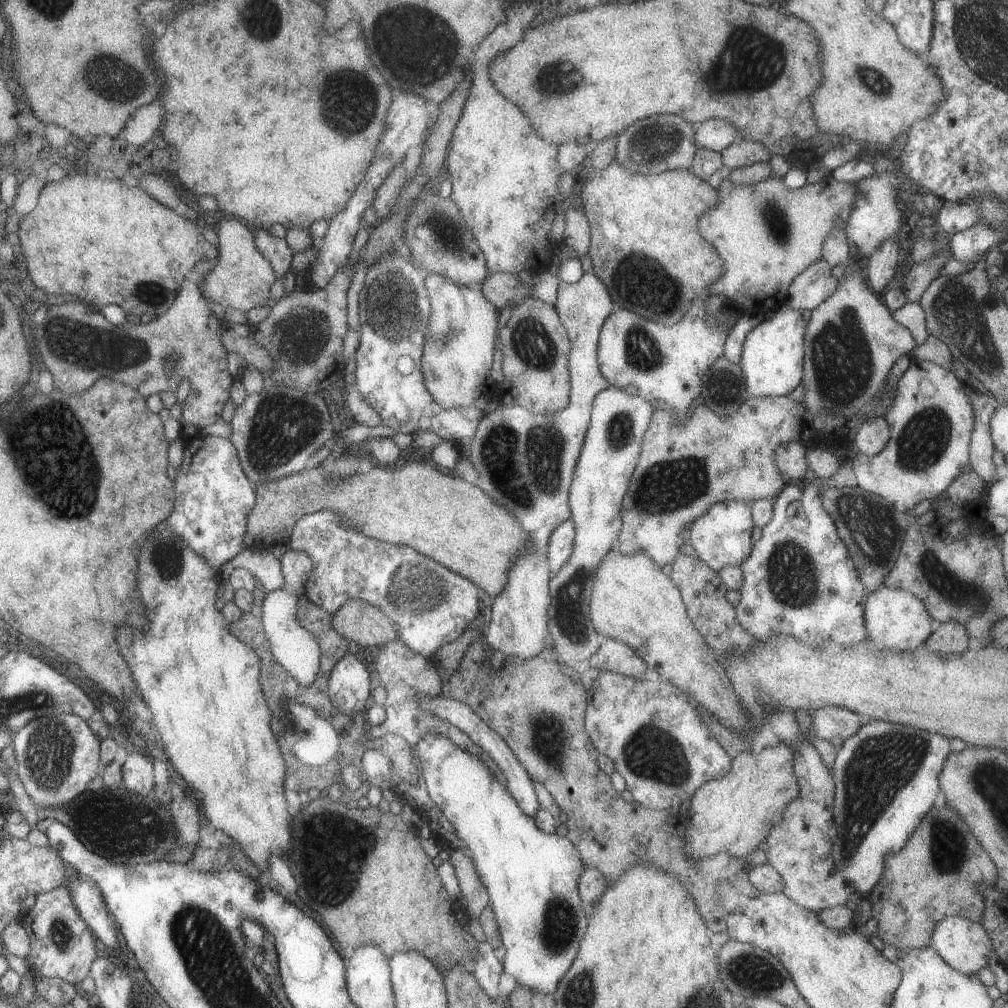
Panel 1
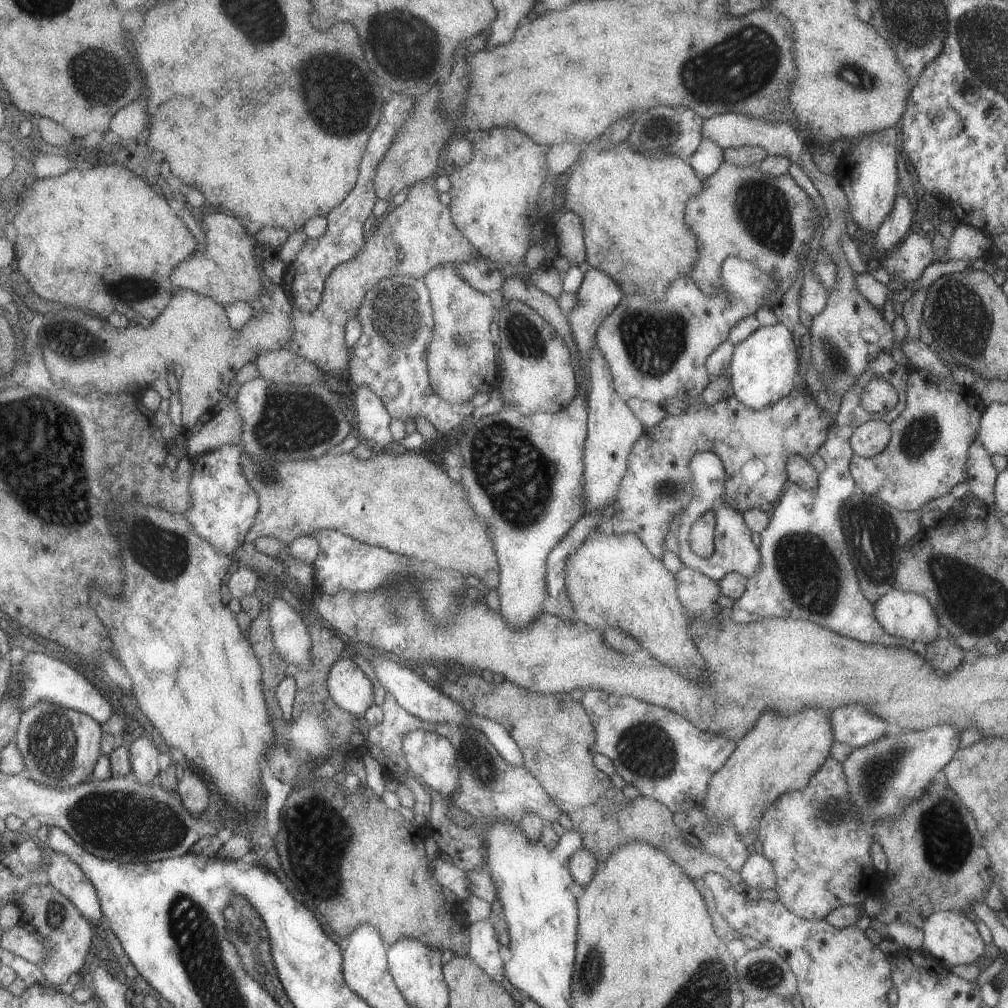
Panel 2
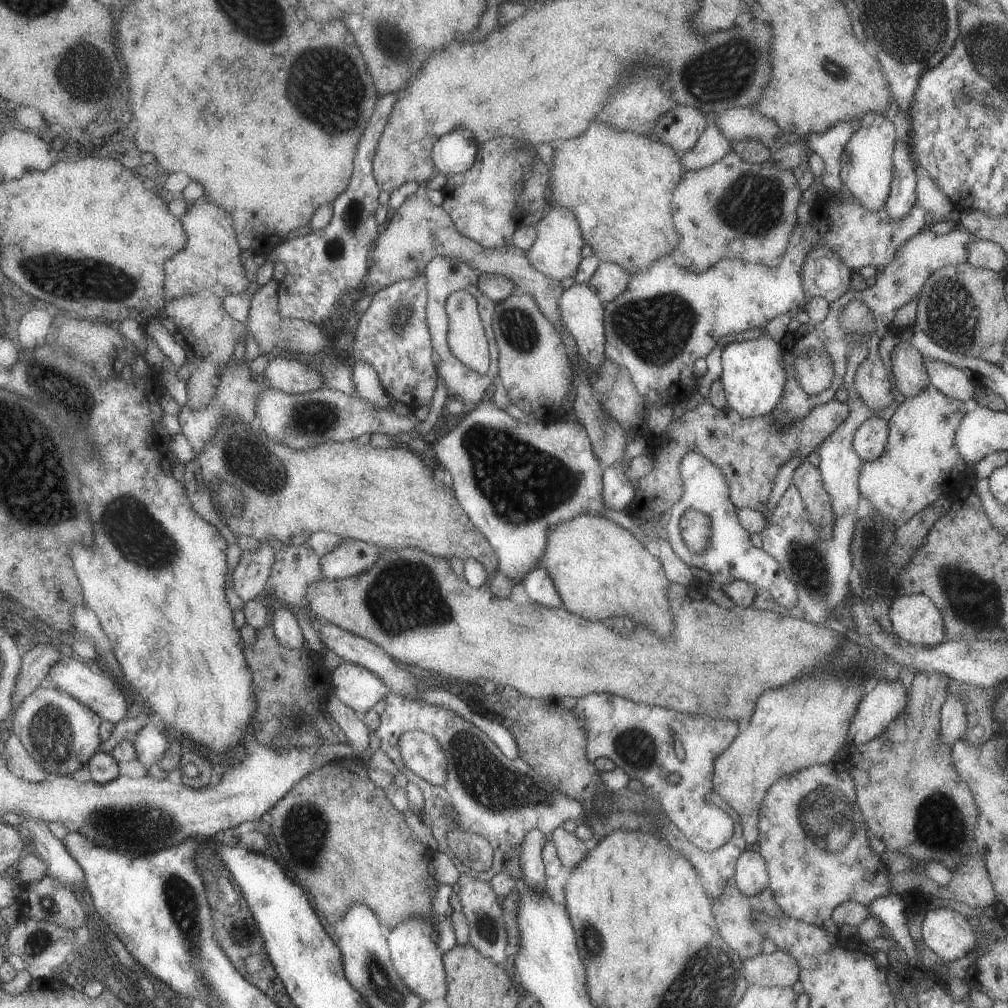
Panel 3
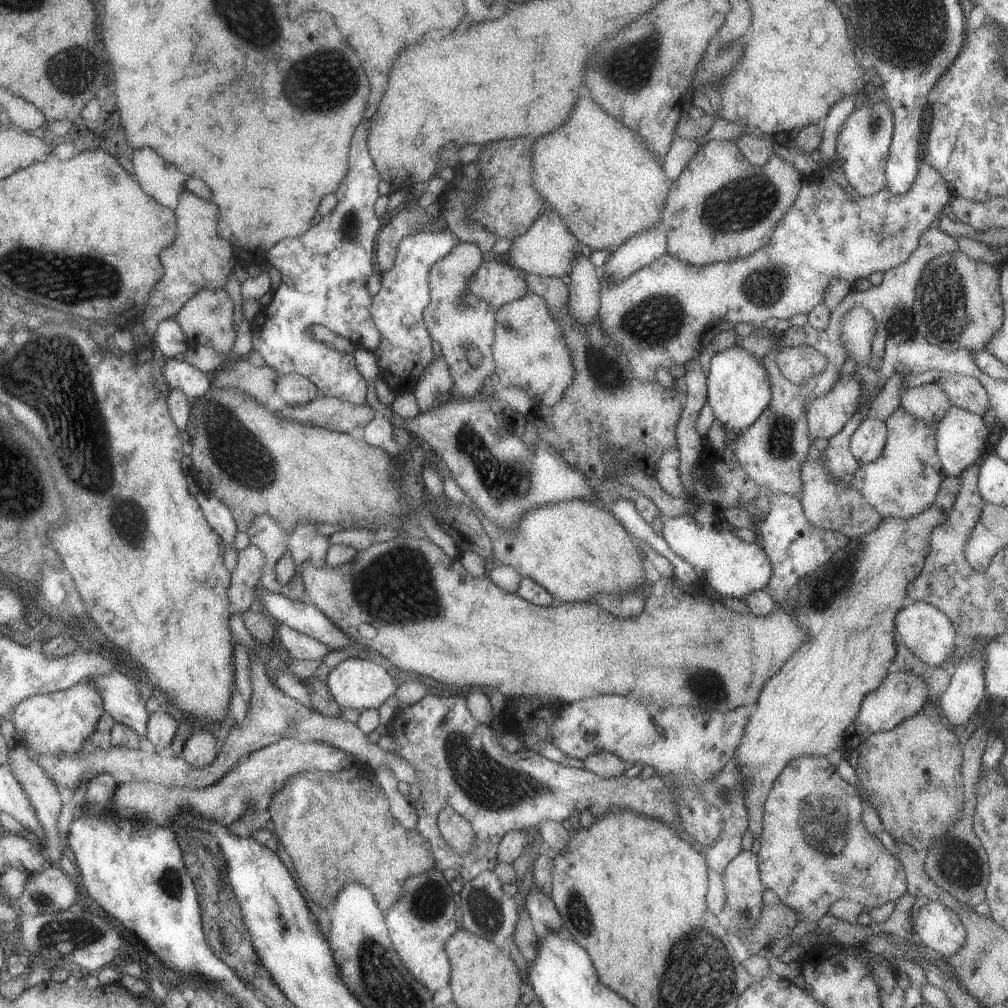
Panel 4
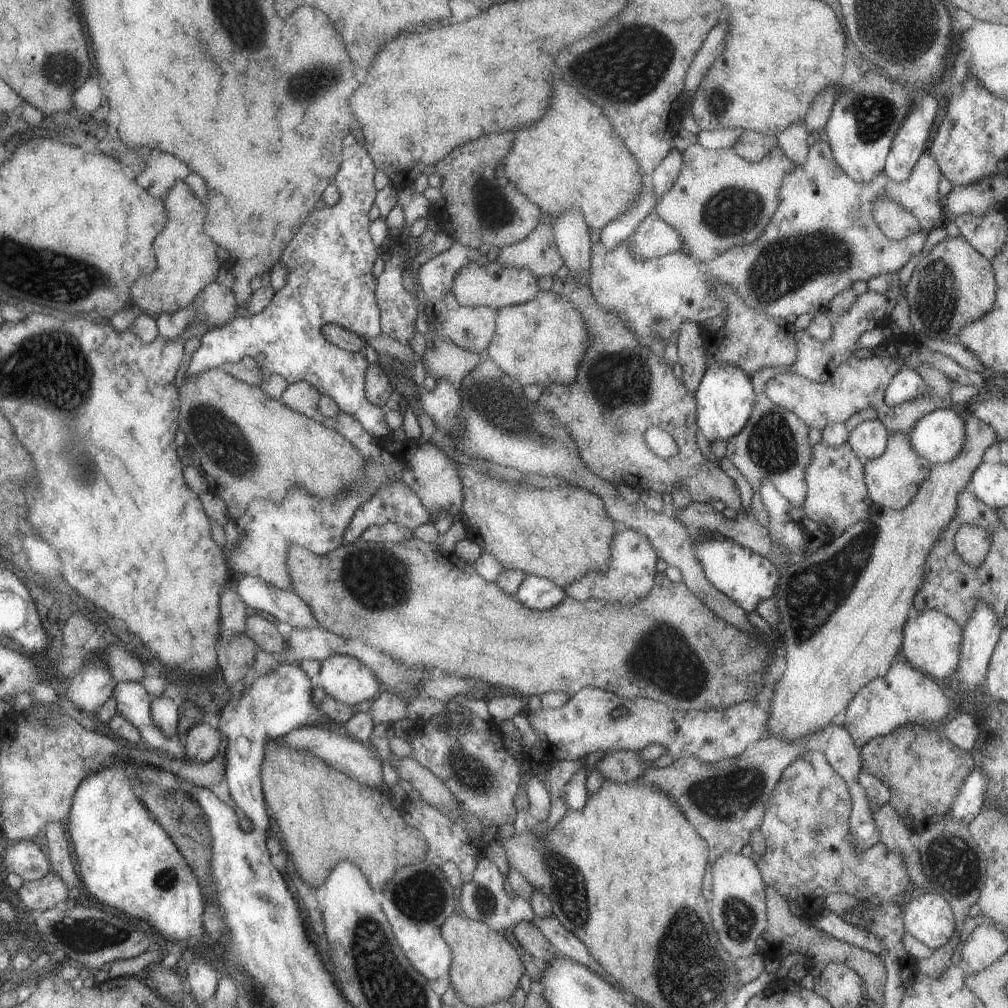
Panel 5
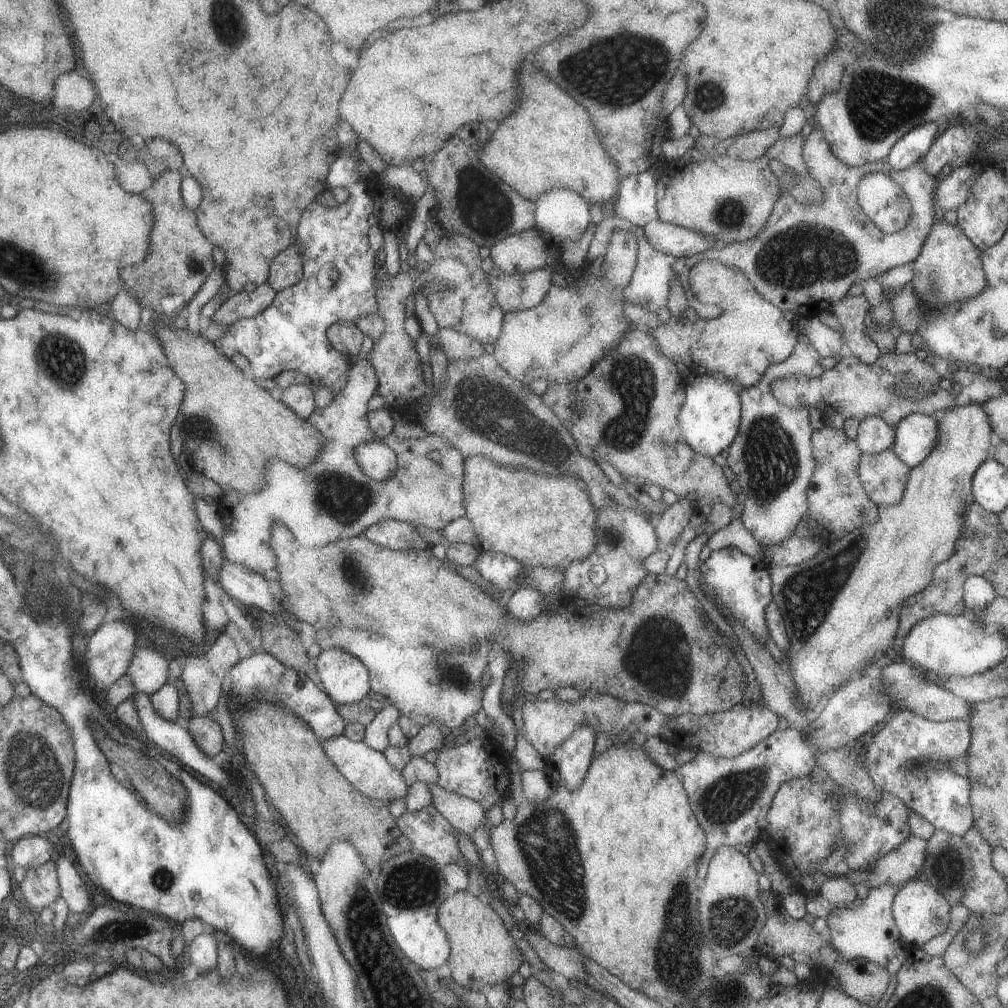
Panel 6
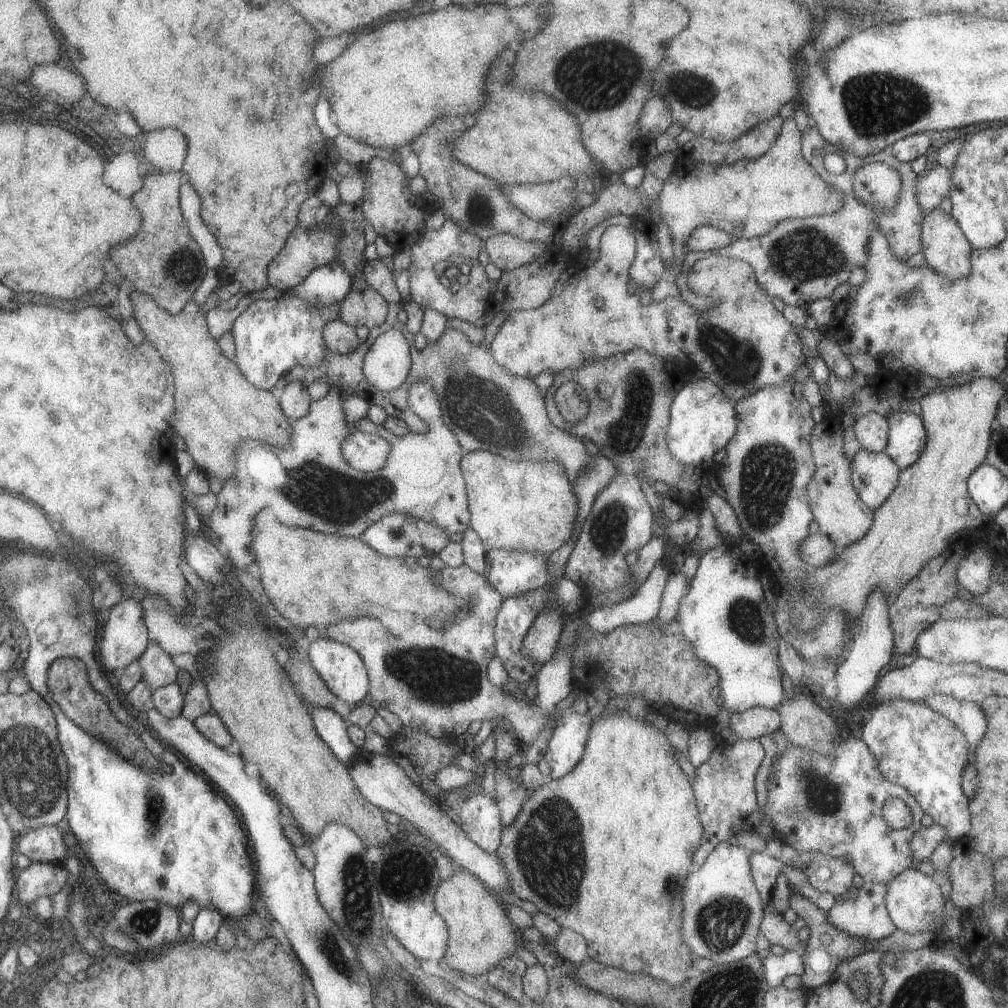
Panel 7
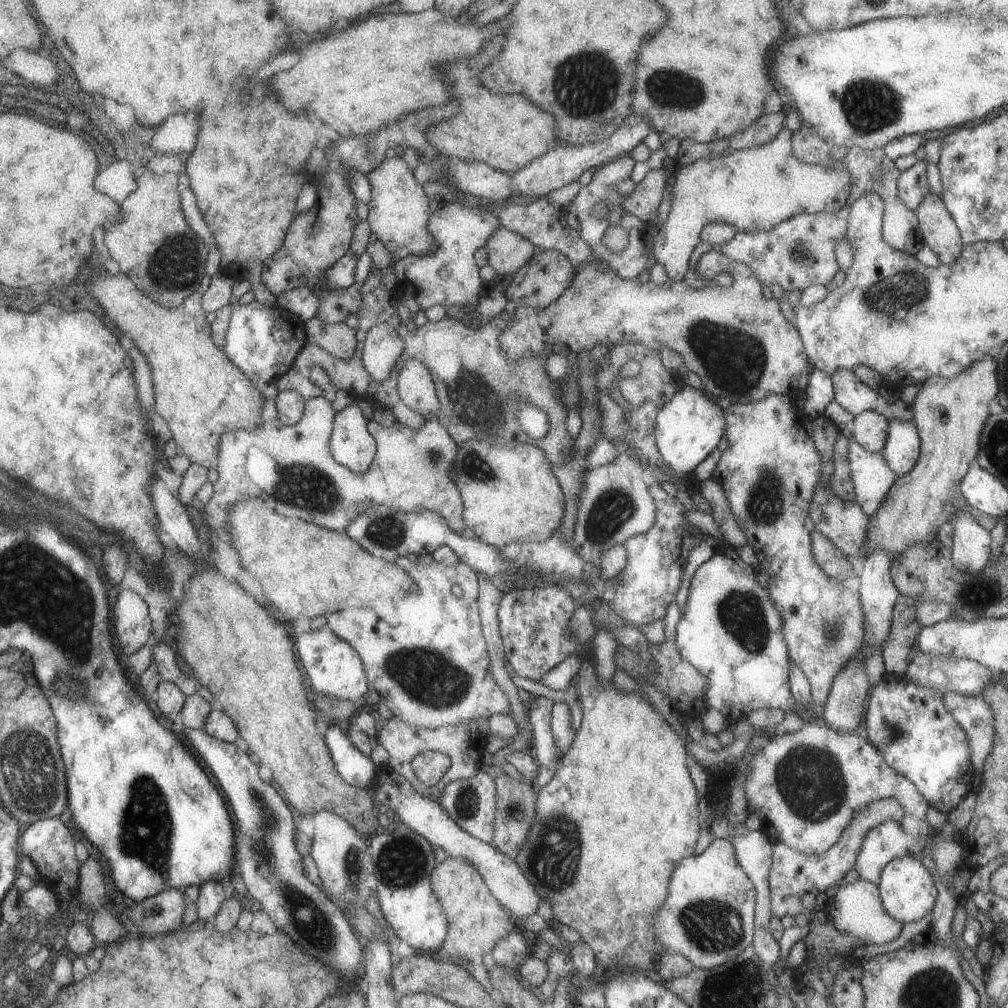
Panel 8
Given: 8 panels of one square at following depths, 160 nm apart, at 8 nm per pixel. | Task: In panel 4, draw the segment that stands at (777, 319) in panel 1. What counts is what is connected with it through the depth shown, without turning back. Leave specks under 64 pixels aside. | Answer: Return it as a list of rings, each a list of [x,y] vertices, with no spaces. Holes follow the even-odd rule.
[[[739,345],[727,347],[710,358],[706,376],[706,402],[713,411],[714,418],[721,422],[725,430],[741,433],[760,414],[770,401],[770,382],[764,364],[750,355]]]

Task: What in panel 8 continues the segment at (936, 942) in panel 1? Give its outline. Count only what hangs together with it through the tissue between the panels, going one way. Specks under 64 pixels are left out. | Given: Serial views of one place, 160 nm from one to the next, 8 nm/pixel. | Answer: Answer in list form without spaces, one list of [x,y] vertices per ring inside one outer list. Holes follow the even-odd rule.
[[[904,856],[890,860],[882,868],[877,886],[885,912],[903,924],[918,921],[929,915],[936,901],[934,879],[920,863],[920,857]]]

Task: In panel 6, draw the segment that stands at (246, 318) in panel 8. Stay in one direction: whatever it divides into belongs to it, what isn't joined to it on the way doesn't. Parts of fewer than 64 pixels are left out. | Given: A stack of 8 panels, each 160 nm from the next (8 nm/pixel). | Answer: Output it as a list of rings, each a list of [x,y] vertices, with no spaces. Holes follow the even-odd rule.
[[[341,148],[337,158],[330,164],[326,182],[330,187],[337,186],[345,188],[348,192],[348,199],[343,204],[335,207],[326,207],[317,204],[314,200],[304,208],[296,226],[295,244],[297,254],[301,263],[303,273],[299,281],[287,288],[275,293],[272,303],[259,314],[251,318],[240,318],[227,326],[227,330],[215,342],[215,346],[232,353],[239,353],[245,356],[248,366],[251,367],[255,381],[260,382],[265,378],[273,379],[283,371],[299,371],[305,375],[308,383],[314,388],[327,387],[333,395],[338,395],[345,386],[348,379],[348,372],[351,362],[343,353],[337,352],[326,337],[326,330],[335,321],[347,321],[354,323],[357,319],[368,314],[377,312],[376,304],[376,270],[378,278],[391,278],[400,272],[397,249],[399,242],[394,234],[385,230],[383,233],[384,258],[382,264],[377,266],[374,251],[369,247],[367,241],[367,217],[373,212],[373,200],[367,194],[367,188],[359,177],[359,161],[353,153]]]

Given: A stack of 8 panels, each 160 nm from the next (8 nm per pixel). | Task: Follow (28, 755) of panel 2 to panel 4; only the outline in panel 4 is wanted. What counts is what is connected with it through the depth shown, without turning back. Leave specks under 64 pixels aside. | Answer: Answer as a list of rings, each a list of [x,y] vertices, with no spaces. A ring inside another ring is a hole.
[[[79,681],[68,689],[49,694],[33,695],[20,700],[8,718],[27,749],[40,755],[71,754],[82,748],[82,744],[95,731],[101,713],[101,697],[85,681]]]

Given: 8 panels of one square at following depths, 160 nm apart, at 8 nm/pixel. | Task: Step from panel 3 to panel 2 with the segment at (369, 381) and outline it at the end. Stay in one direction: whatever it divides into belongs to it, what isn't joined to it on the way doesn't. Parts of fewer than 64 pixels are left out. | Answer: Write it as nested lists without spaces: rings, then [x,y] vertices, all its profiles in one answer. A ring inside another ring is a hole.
[[[359,386],[355,390],[354,406],[352,421],[357,436],[386,450],[394,439],[388,428],[391,416],[385,410],[383,402],[375,396],[375,392],[369,386]]]

